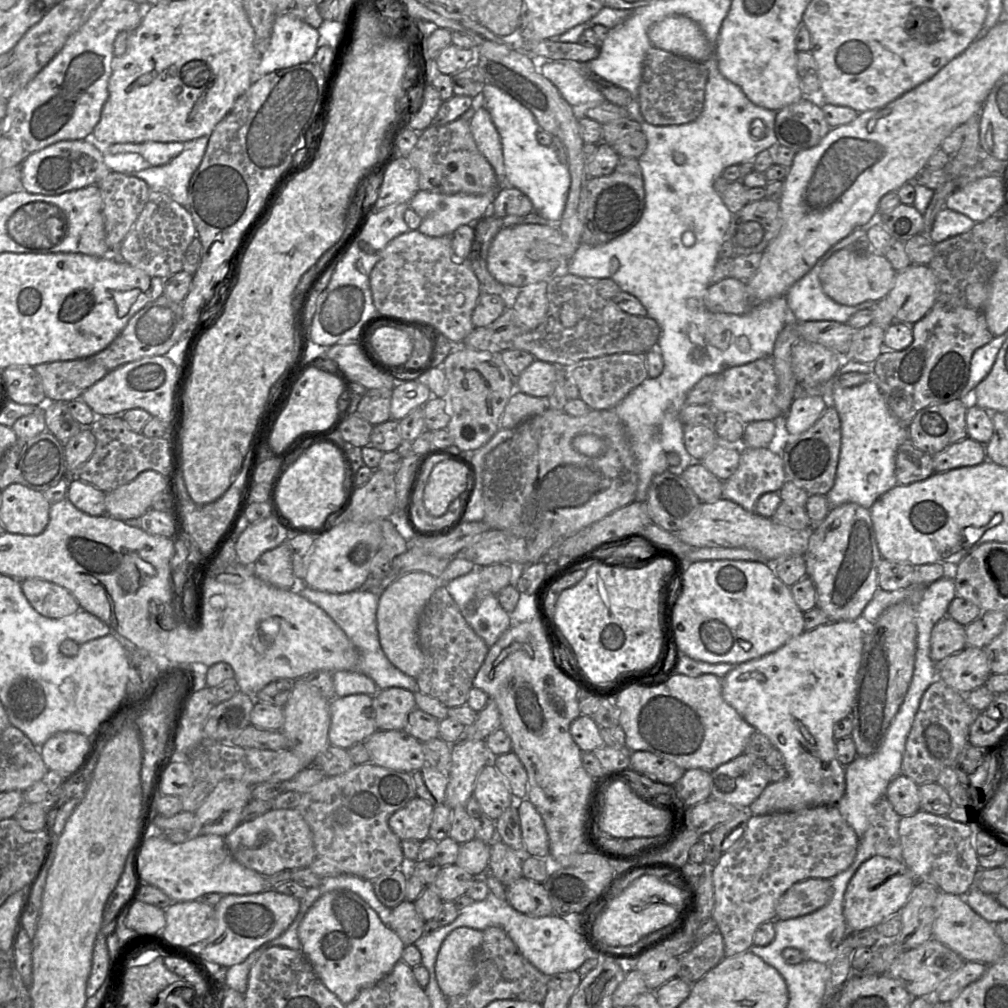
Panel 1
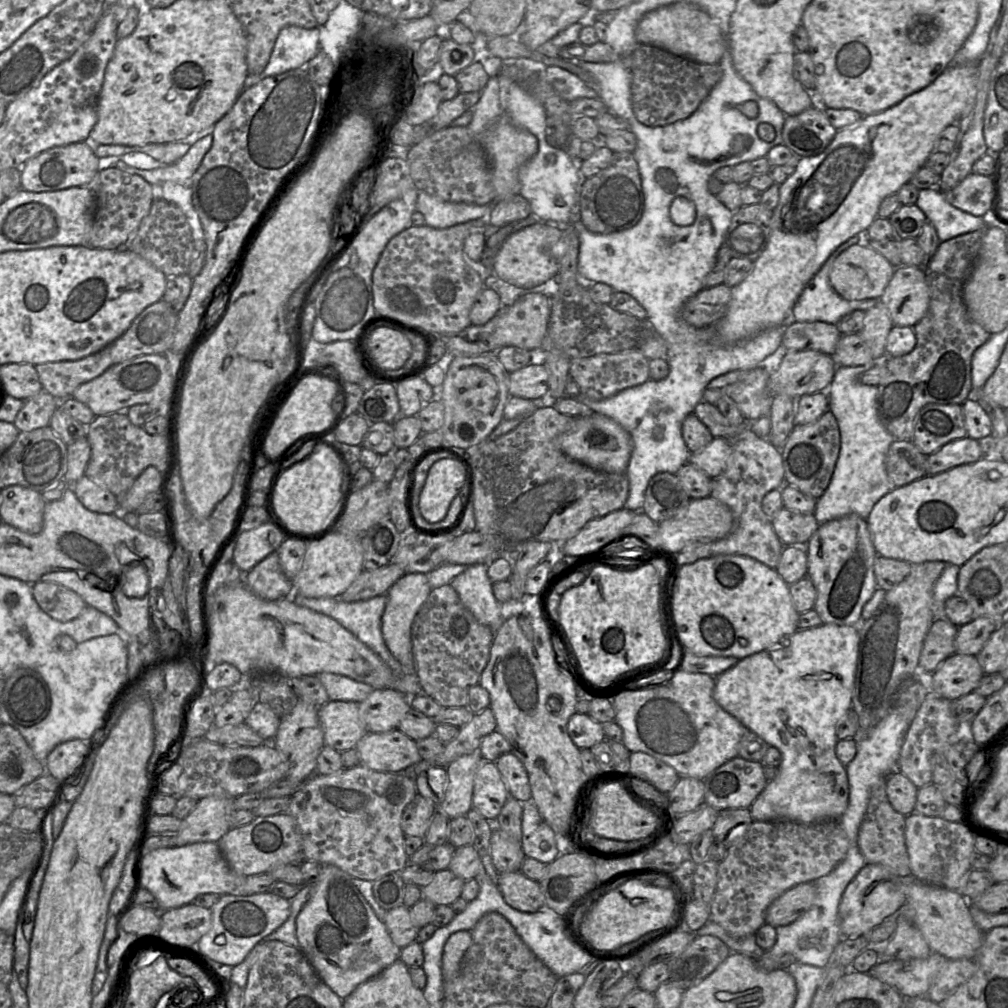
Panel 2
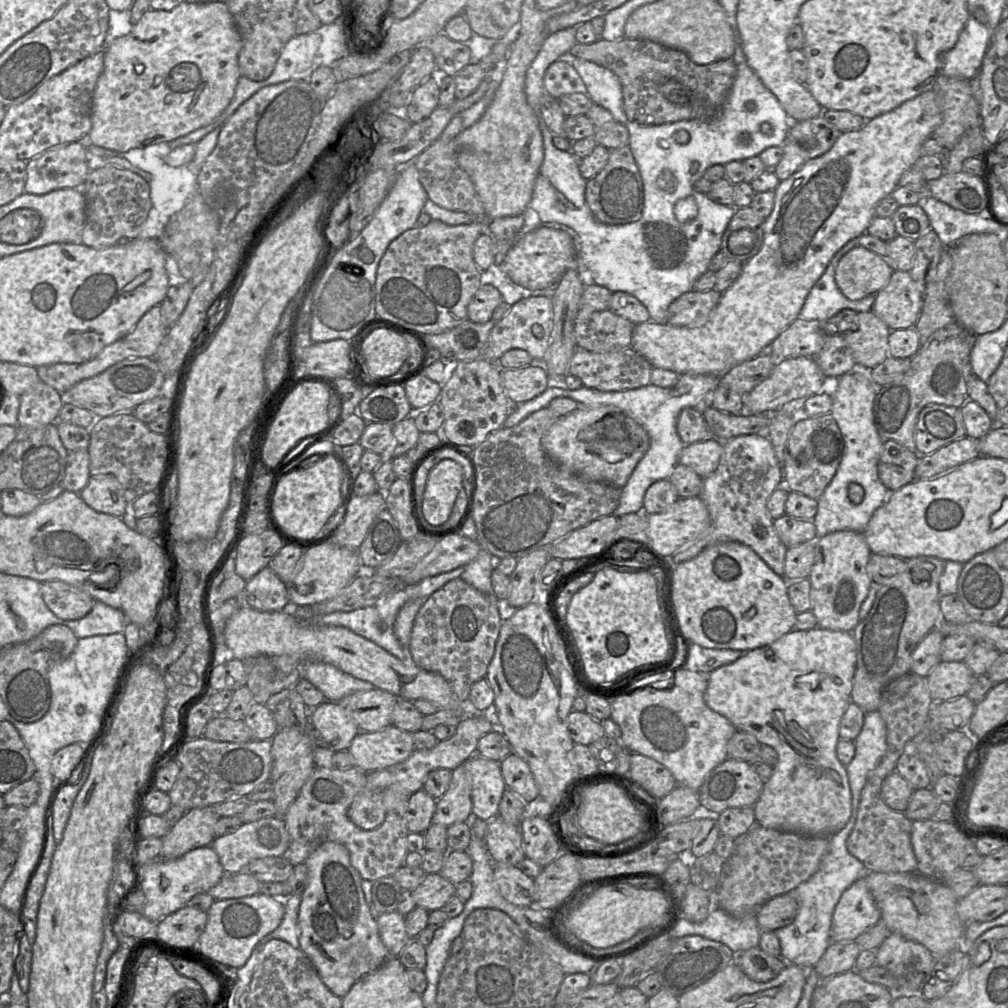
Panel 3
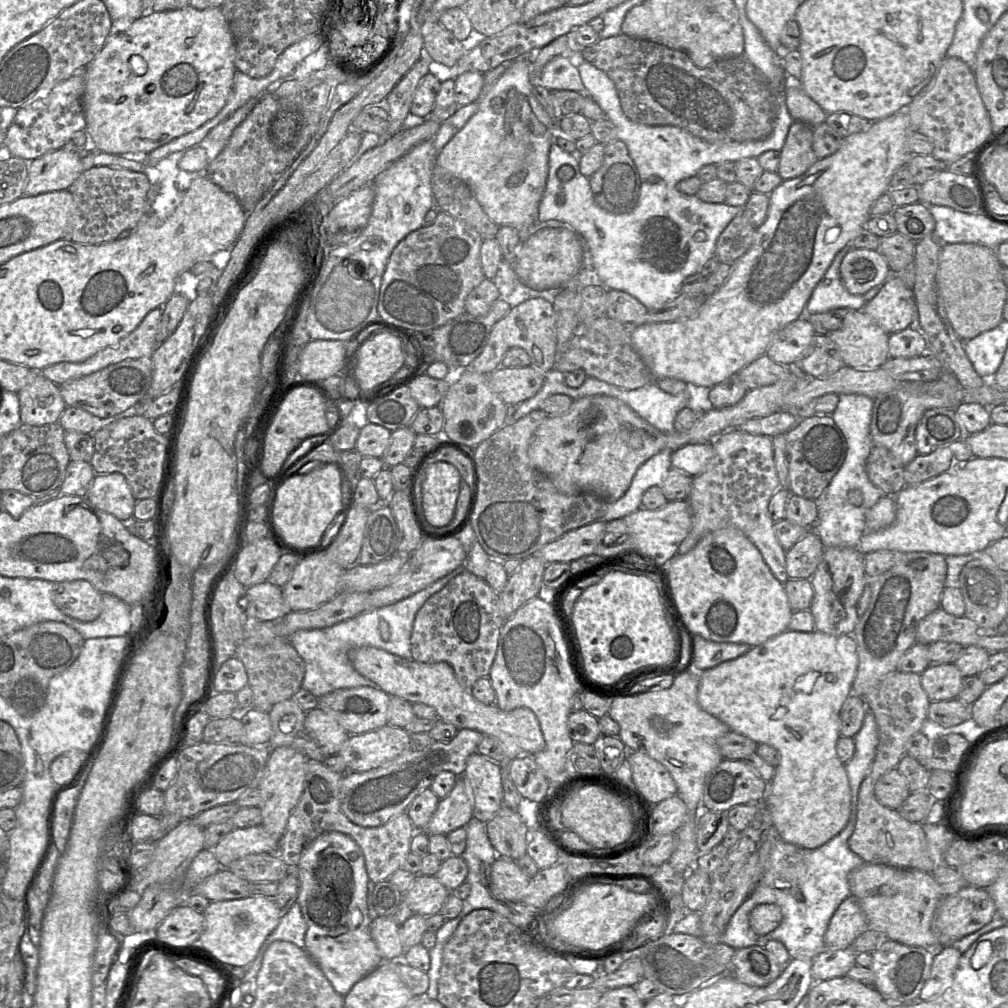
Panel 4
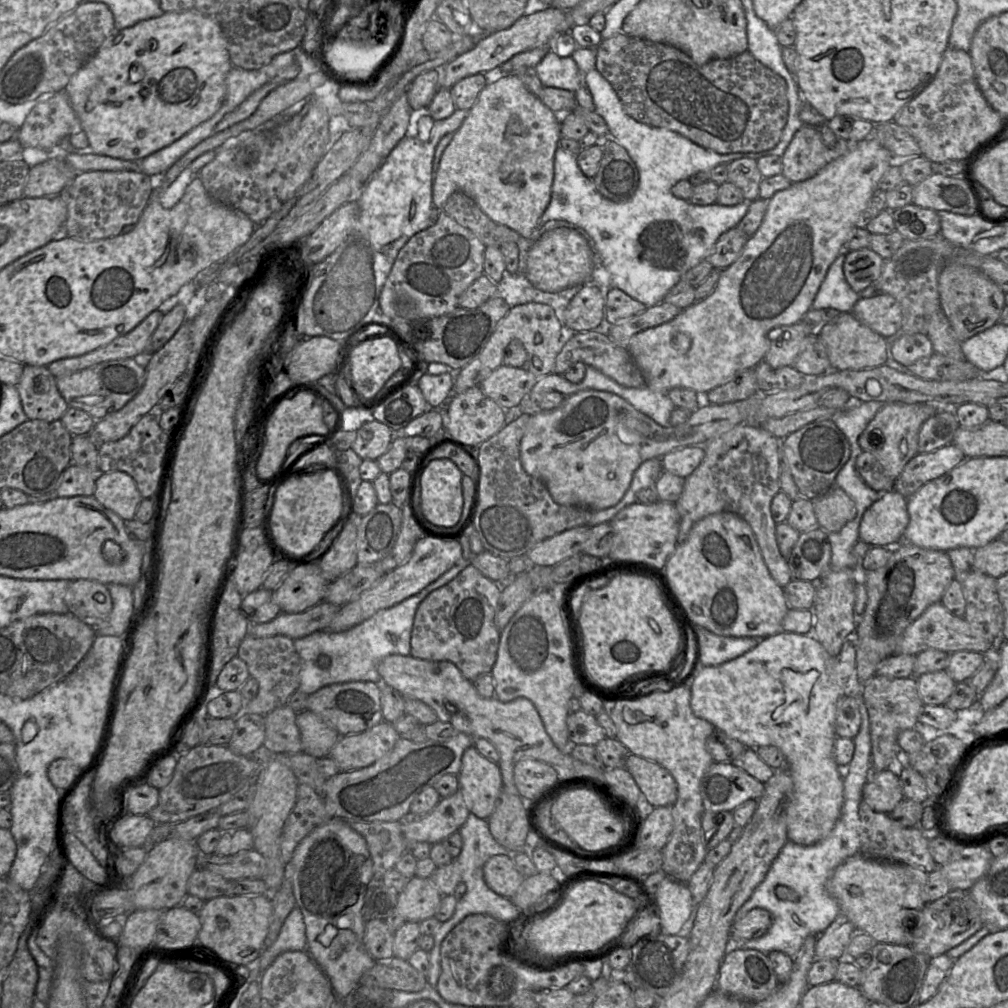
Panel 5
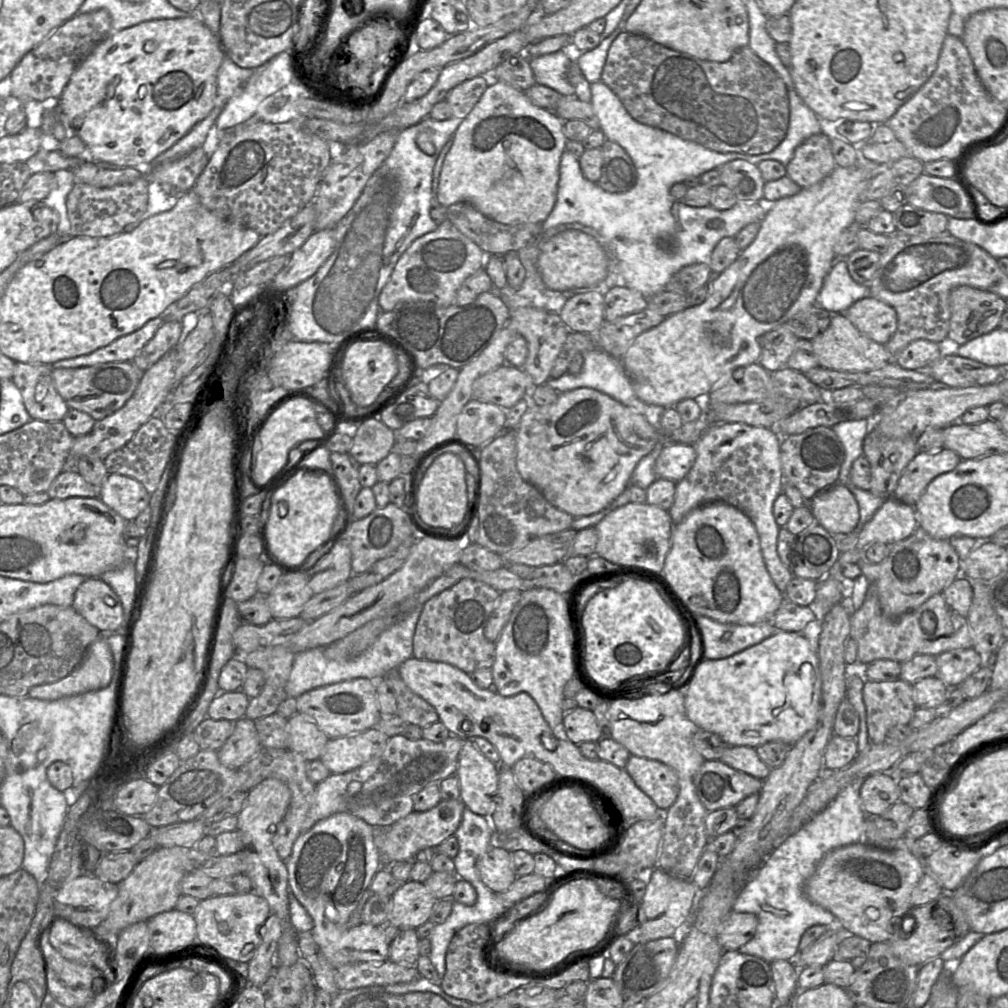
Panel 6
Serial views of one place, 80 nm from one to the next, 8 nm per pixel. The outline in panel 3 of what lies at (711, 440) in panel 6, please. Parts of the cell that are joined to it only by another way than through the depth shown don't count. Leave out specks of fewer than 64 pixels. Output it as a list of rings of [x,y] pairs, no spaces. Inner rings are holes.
[[[765,433],[749,434],[723,441],[722,453],[718,468],[706,478],[703,478],[701,497],[706,503],[711,526],[702,539],[677,551],[672,557],[675,565],[689,561],[698,556],[705,548],[717,543],[736,541],[752,548],[778,575],[784,576],[785,559],[788,547],[783,543],[774,527],[774,519],[767,510],[767,501],[778,487],[783,485],[783,471],[778,462],[774,448]]]

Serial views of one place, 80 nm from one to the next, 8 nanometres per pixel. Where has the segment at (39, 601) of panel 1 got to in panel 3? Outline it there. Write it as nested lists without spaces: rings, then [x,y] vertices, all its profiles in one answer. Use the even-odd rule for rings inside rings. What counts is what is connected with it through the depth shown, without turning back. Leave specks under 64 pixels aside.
[[[62,581],[41,582],[40,591],[48,609],[62,620],[85,617],[95,602],[86,592]]]

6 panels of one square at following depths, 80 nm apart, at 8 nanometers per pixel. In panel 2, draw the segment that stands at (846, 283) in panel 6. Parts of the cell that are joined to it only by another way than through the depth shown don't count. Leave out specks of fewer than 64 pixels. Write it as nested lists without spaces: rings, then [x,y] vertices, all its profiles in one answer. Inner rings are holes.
[[[857,234],[851,237],[849,240],[837,247],[833,253],[824,262],[820,270],[815,274],[815,276],[810,280],[810,282],[805,286],[802,293],[800,294],[798,300],[791,311],[791,320],[797,322],[815,322],[822,321],[829,324],[836,324],[843,316],[855,311],[862,310],[867,311],[879,303],[879,299],[865,299],[865,300],[854,300],[848,301],[842,298],[831,286],[829,281],[829,273],[835,259],[850,246],[856,245],[858,243],[863,243],[863,234]]]

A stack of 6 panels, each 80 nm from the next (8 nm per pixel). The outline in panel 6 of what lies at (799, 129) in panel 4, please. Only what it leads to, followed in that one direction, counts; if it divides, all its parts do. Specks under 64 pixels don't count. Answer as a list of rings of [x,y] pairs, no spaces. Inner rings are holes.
[[[814,134],[802,142],[786,165],[786,175],[801,188],[808,188],[826,178],[837,166],[829,135]]]

